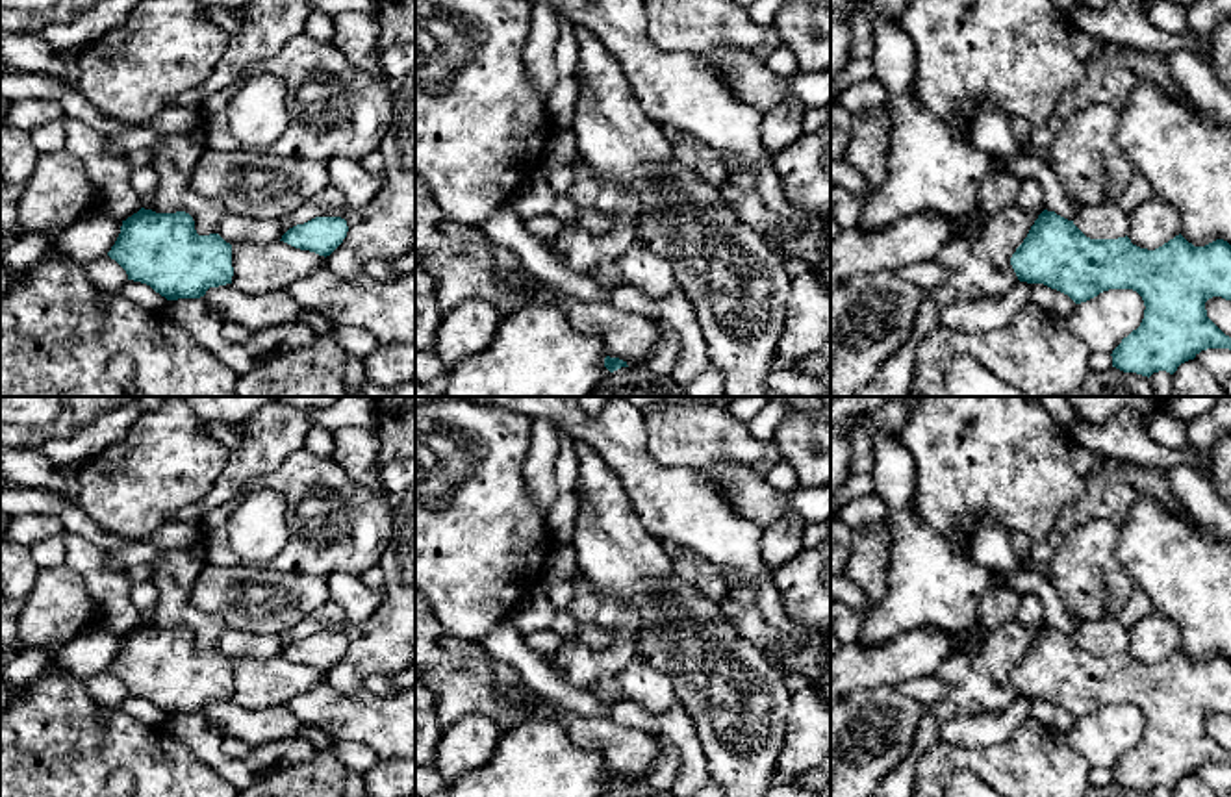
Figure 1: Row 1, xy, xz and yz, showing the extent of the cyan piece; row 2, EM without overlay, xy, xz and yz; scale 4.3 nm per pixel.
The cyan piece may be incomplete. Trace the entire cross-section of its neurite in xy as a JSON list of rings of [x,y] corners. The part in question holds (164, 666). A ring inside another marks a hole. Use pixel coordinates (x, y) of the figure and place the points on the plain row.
[[[141,623],[122,636],[108,667],[128,695],[150,701],[167,715],[200,714],[209,702],[232,699],[232,660],[219,649],[198,651],[185,626]]]

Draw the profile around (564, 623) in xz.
[[[569,610],[556,612],[551,628],[564,639],[575,638],[590,649],[604,649],[619,632],[578,623]]]

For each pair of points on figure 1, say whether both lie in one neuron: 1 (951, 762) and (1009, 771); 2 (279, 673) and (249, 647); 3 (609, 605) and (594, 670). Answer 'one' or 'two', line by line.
1: one
2: two
3: one

